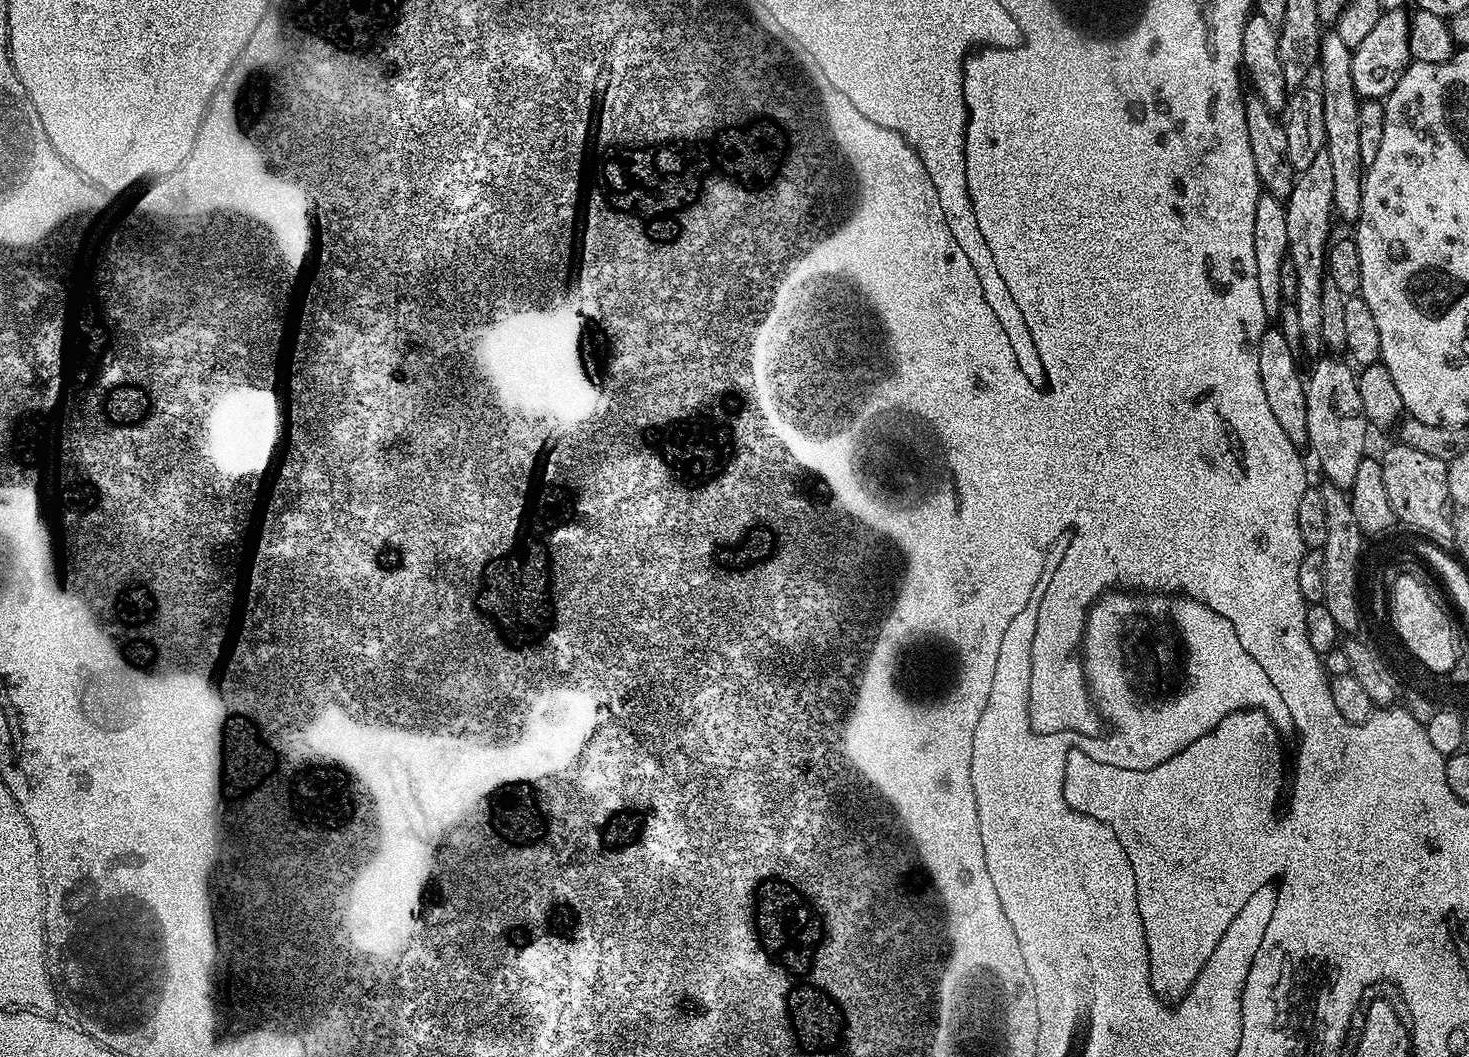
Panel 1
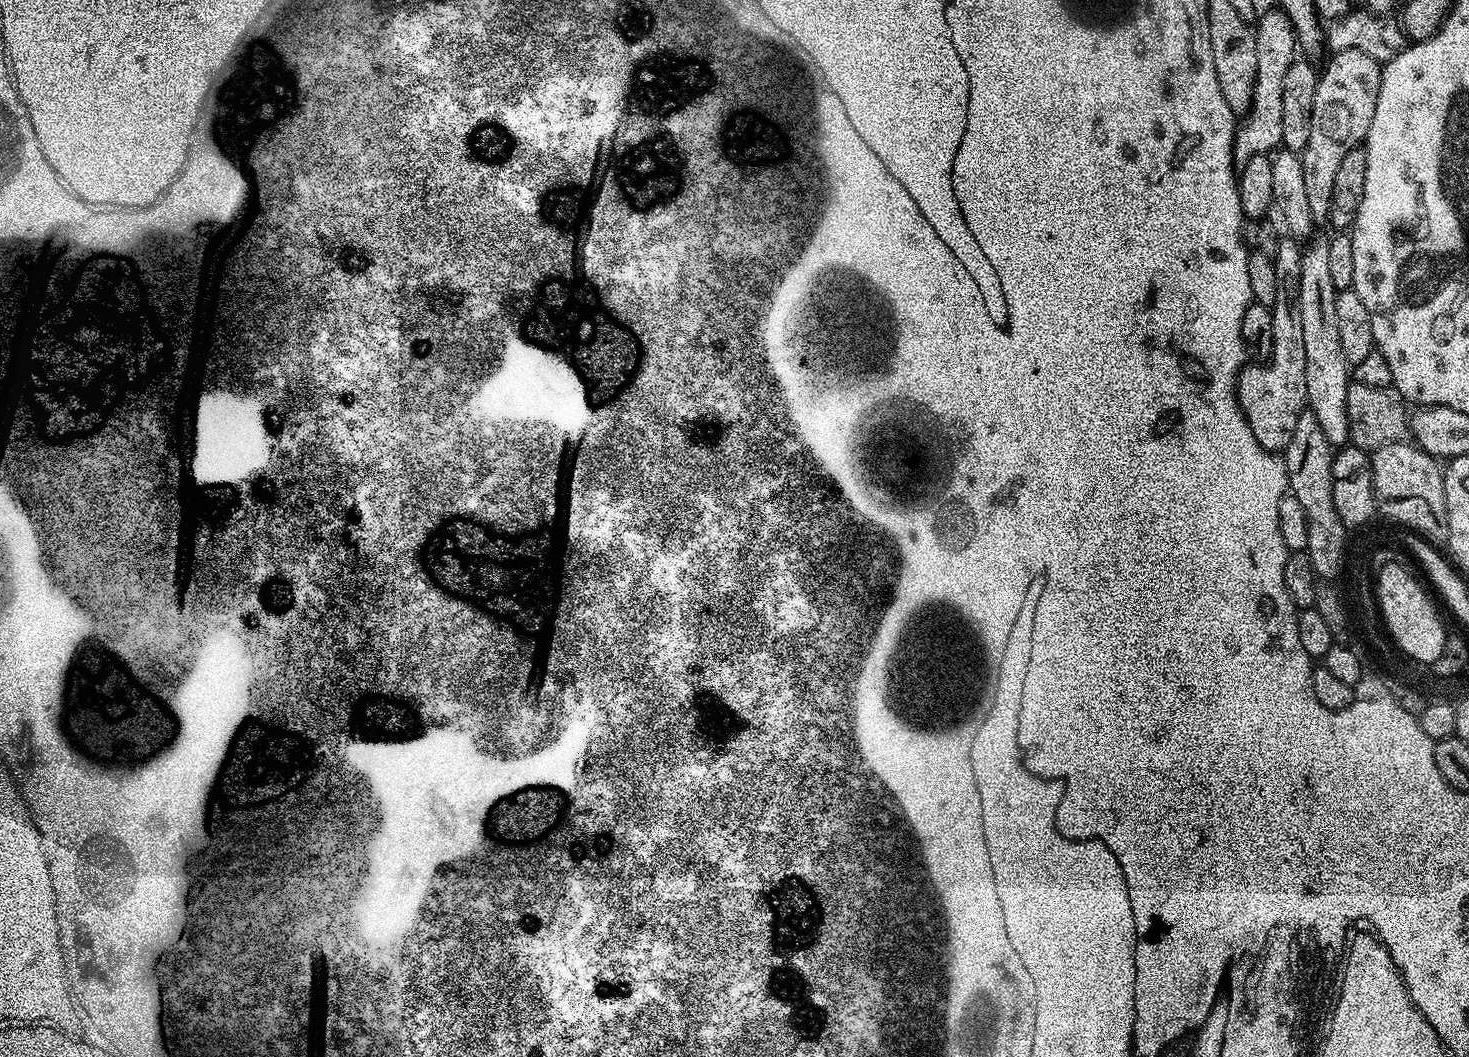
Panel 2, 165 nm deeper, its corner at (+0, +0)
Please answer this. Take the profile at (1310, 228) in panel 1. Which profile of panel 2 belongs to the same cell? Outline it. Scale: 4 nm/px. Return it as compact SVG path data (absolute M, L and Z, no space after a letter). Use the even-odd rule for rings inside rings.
M1281 239L1277 246L1276 273L1278 274L1278 290L1276 307L1272 309L1272 347L1267 353L1268 365L1261 372L1241 371L1236 381L1236 399L1240 401L1240 410L1244 413L1246 422L1258 442L1267 452L1283 453L1290 445L1297 429L1298 418L1308 405L1308 391L1306 390L1306 346L1302 343L1302 310L1295 308L1296 295L1302 274L1302 248L1292 240Z

